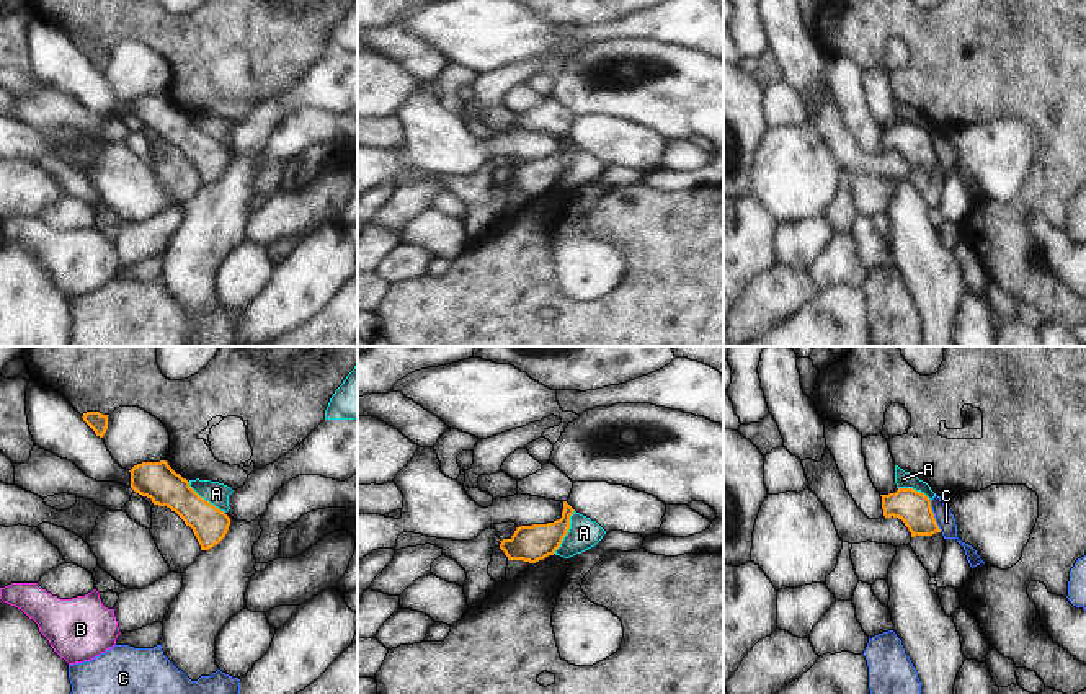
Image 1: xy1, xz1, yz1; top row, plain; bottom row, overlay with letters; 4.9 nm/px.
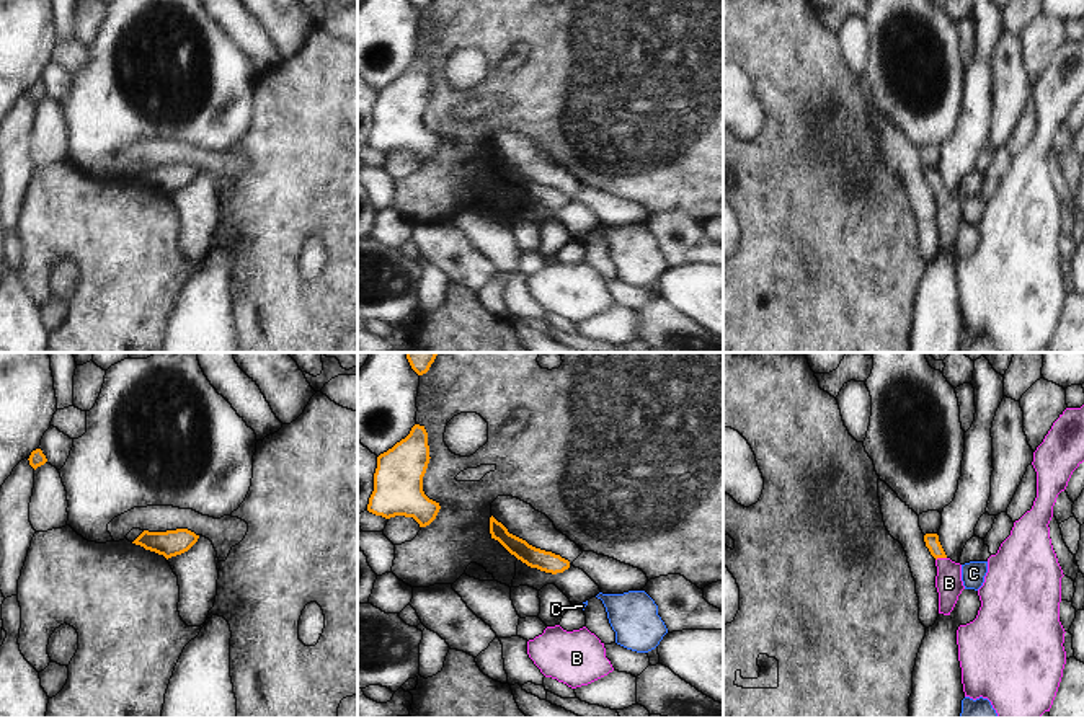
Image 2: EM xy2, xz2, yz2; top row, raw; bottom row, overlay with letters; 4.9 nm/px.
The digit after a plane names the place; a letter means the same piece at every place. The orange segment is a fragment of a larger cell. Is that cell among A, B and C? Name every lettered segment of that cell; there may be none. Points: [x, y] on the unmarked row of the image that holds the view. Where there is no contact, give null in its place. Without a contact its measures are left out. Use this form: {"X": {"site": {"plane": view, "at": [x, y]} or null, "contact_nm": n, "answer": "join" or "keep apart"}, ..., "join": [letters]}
{"A": {"site": {"plane": "xz1", "at": [567, 165]}, "contact_nm": 240, "answer": "keep apart"}, "B": {"site": {"plane": "yz2", "at": [941, 191]}, "contact_nm": 60, "answer": "join"}, "C": {"site": {"plane": "yz1", "at": [933, 151]}, "contact_nm": 170, "answer": "keep apart"}, "join": ["B"]}

